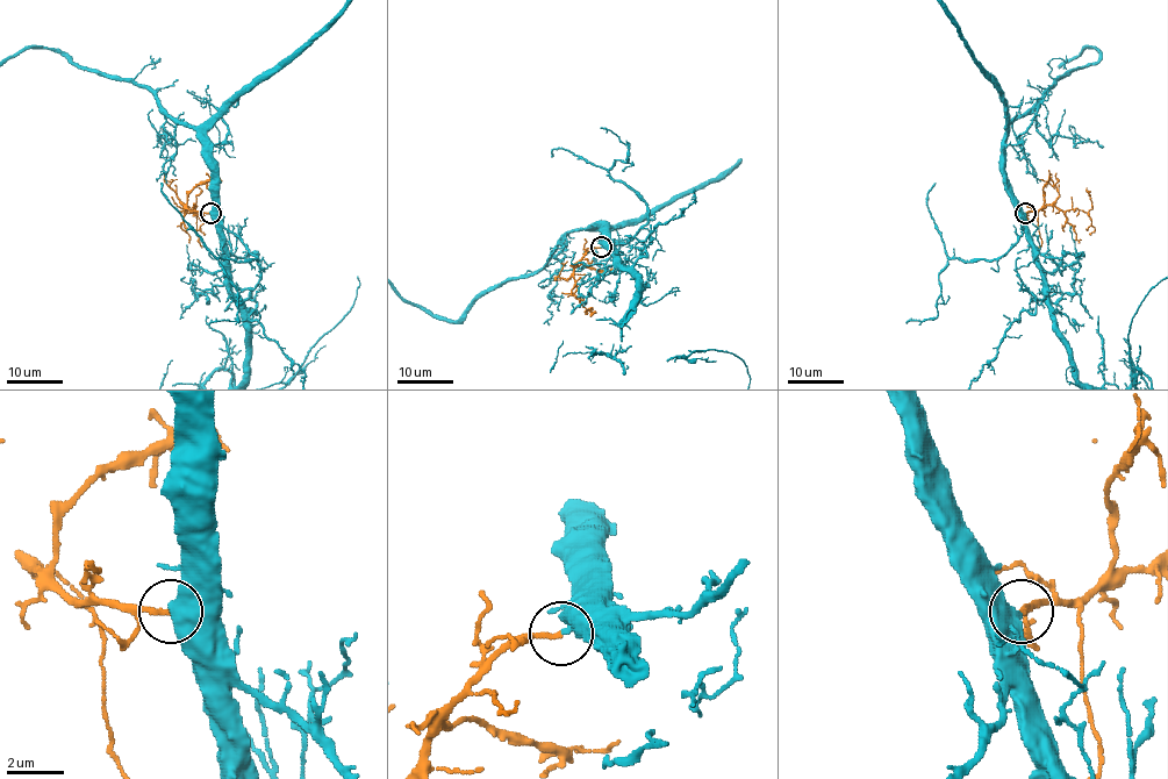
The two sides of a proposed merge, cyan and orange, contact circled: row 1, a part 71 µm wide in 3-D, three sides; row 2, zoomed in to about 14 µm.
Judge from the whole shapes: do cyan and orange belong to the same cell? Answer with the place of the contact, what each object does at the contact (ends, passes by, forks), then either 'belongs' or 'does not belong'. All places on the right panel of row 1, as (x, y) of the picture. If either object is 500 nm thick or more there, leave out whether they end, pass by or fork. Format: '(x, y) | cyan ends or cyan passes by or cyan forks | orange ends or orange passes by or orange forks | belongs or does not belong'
(1025, 213) | belongs

